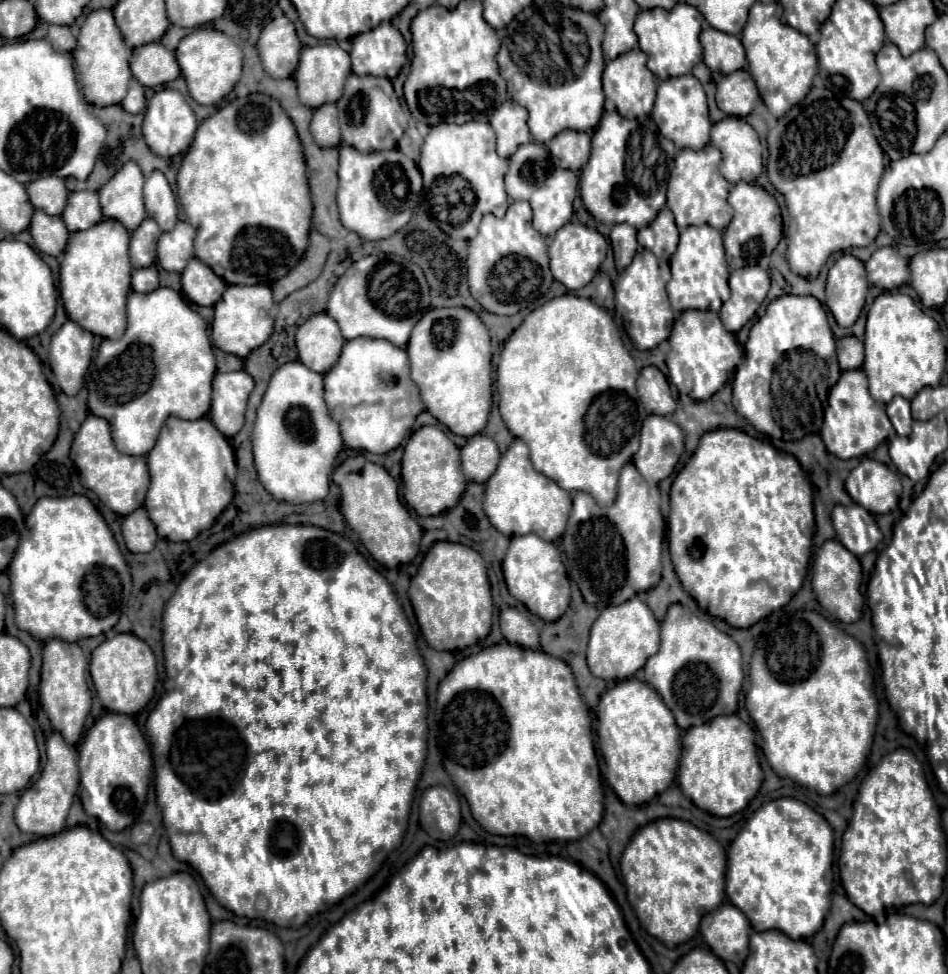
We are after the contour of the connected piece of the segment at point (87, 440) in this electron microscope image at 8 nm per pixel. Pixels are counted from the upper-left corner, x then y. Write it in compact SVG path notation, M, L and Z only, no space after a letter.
M89 415L81 429L75 435L75 441L71 445L71 459L81 471L81 485L91 489L105 507L109 507L117 515L133 513L133 509L139 509L145 501L145 493L149 487L149 471L145 457L133 457L123 455L115 449L111 439L109 423L103 417Z

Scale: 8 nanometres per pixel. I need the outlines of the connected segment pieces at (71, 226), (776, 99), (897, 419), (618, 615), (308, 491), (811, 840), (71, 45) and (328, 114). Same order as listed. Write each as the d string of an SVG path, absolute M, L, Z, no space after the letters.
M75 191L75 193L71 193L67 207L65 207L61 217L63 217L63 221L65 221L65 225L71 233L97 225L103 219L97 193L95 191Z
M757 1L749 11L749 21L741 33L741 43L747 51L747 69L757 81L763 103L775 117L783 117L797 101L805 99L811 89L811 81L817 73L817 53L815 45L807 35L781 23L779 3Z
M899 395L893 397L893 401L887 405L887 415L889 415L897 435L907 437L911 433L913 417L911 417L910 401L899 397Z
M633 597L621 605L609 605L601 611L591 627L587 663L595 677L601 679L629 679L633 677L645 661L659 651L659 621L653 617L651 609Z
M301 361L281 365L273 373L257 409L251 443L257 477L277 501L299 505L325 499L329 493L329 475L343 449L343 441L337 423L325 409L323 375L313 373Z
M781 797L765 803L747 821L743 831L735 837L729 847L729 869L727 869L727 897L739 907L755 931L779 929L793 939L807 939L823 927L823 919L831 905L833 885L833 829L823 815L813 811L809 805Z
M49 25L47 39L53 45L53 49L57 49L57 53L71 53L77 45L69 27L63 27L63 25Z
M321 105L321 109L315 109L311 121L311 135L319 147L341 145L341 131L339 131L335 105Z

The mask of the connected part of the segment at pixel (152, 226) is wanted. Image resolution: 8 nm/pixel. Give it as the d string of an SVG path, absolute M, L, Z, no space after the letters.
M145 219L131 235L131 265L133 269L151 267L155 263L155 247L161 235L159 225L153 219Z

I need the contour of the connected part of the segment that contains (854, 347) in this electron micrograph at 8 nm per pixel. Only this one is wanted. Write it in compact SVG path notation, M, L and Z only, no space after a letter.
M843 337L837 341L837 357L843 371L861 369L863 361L863 343L857 337Z

